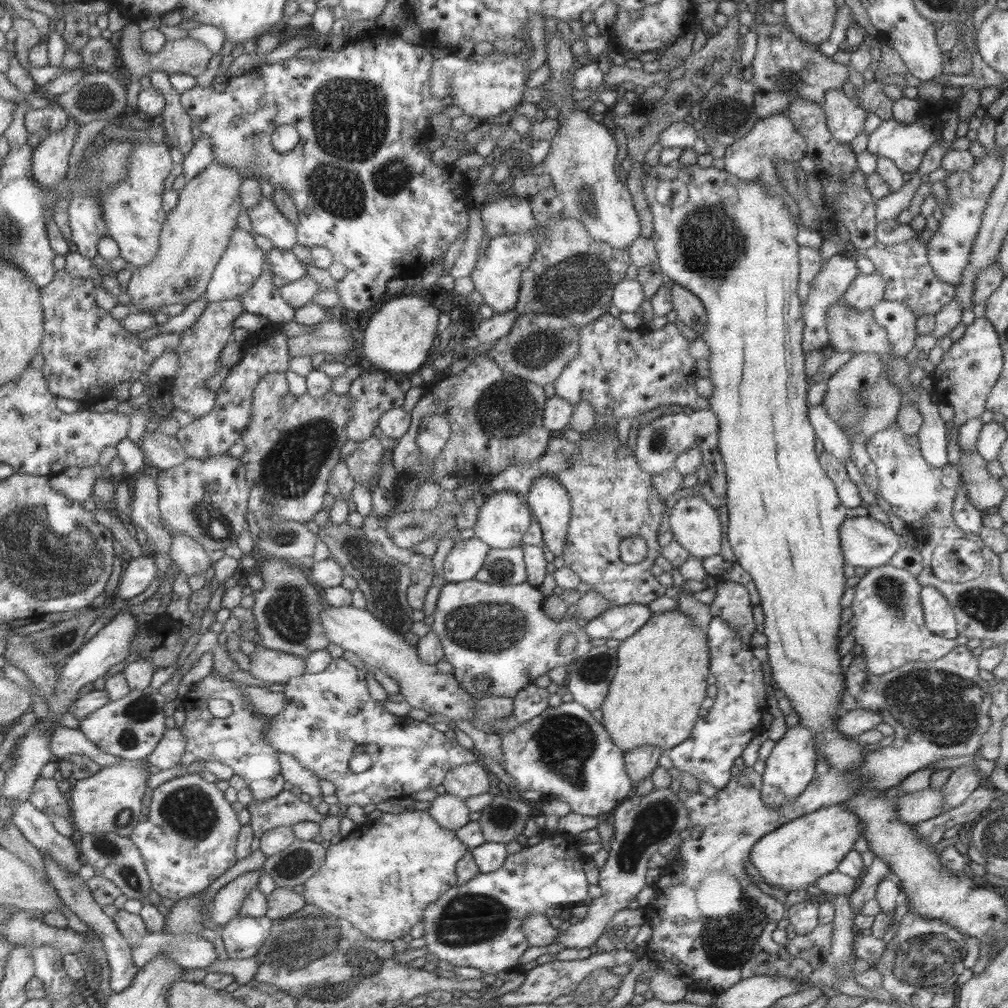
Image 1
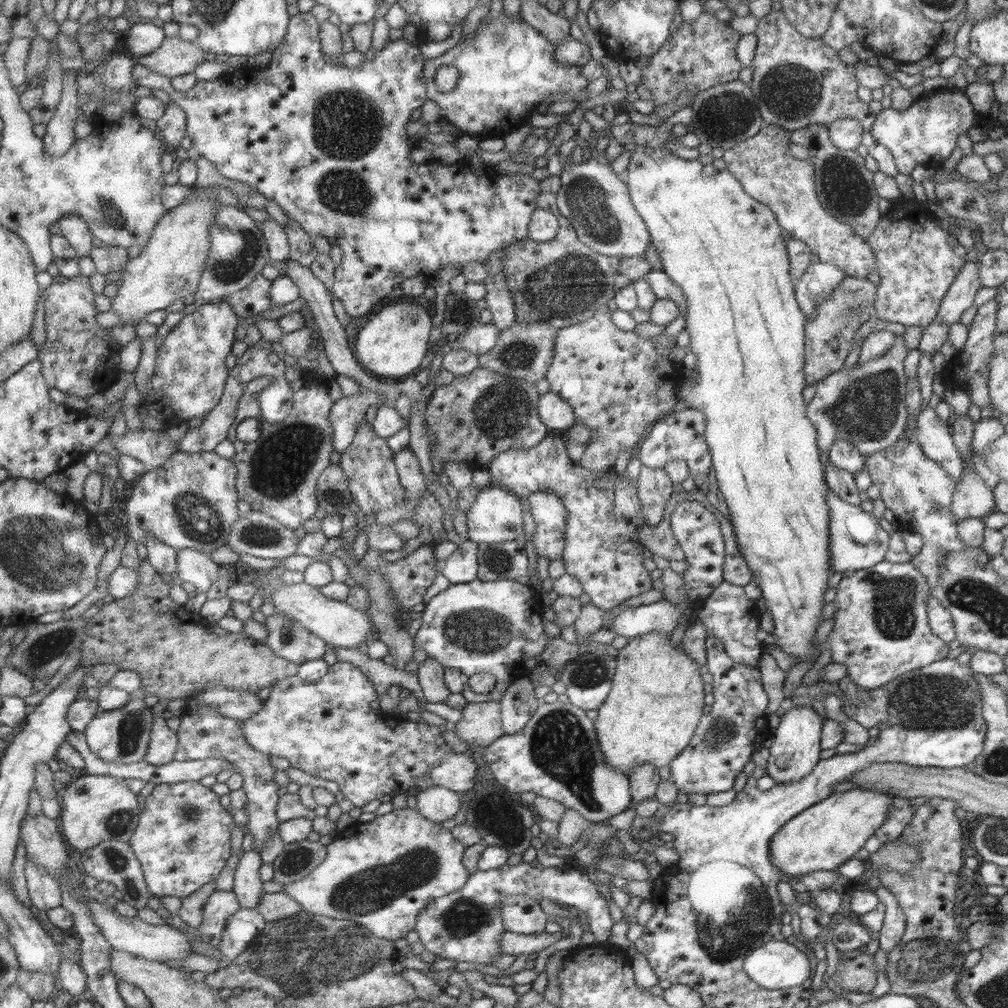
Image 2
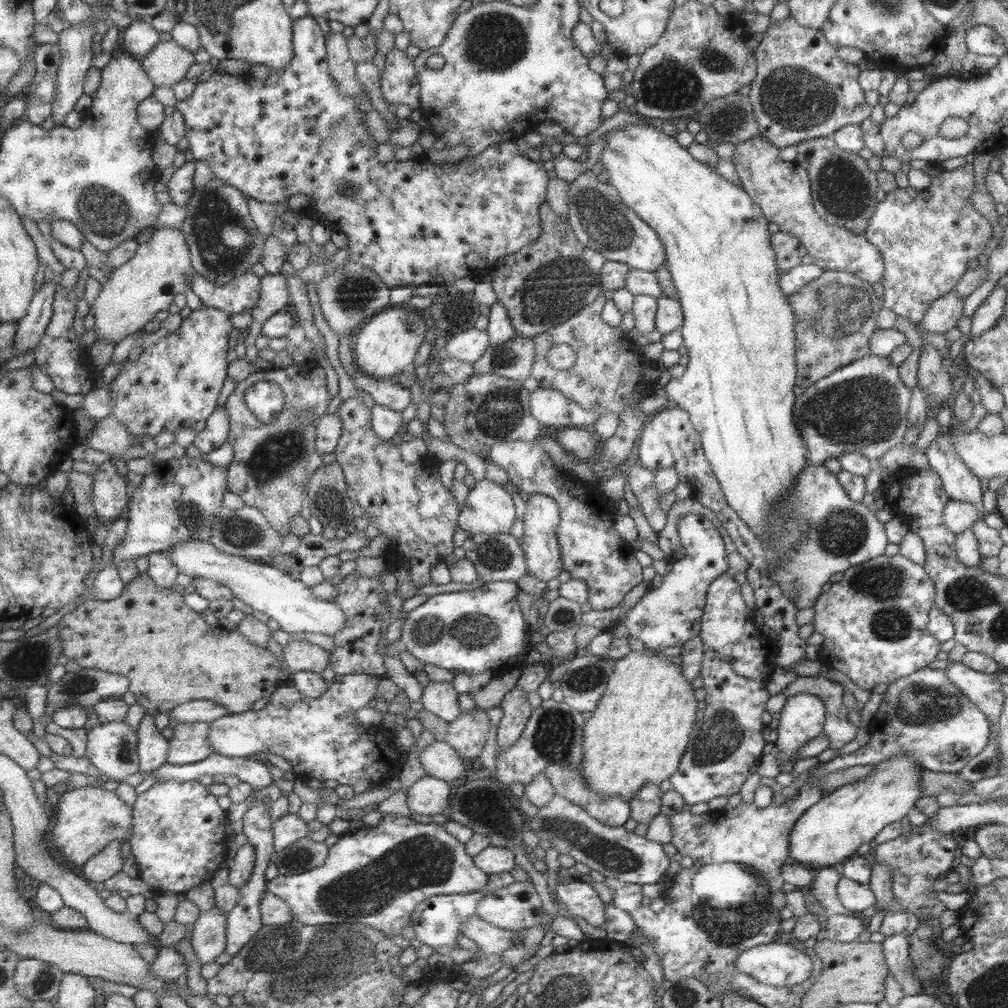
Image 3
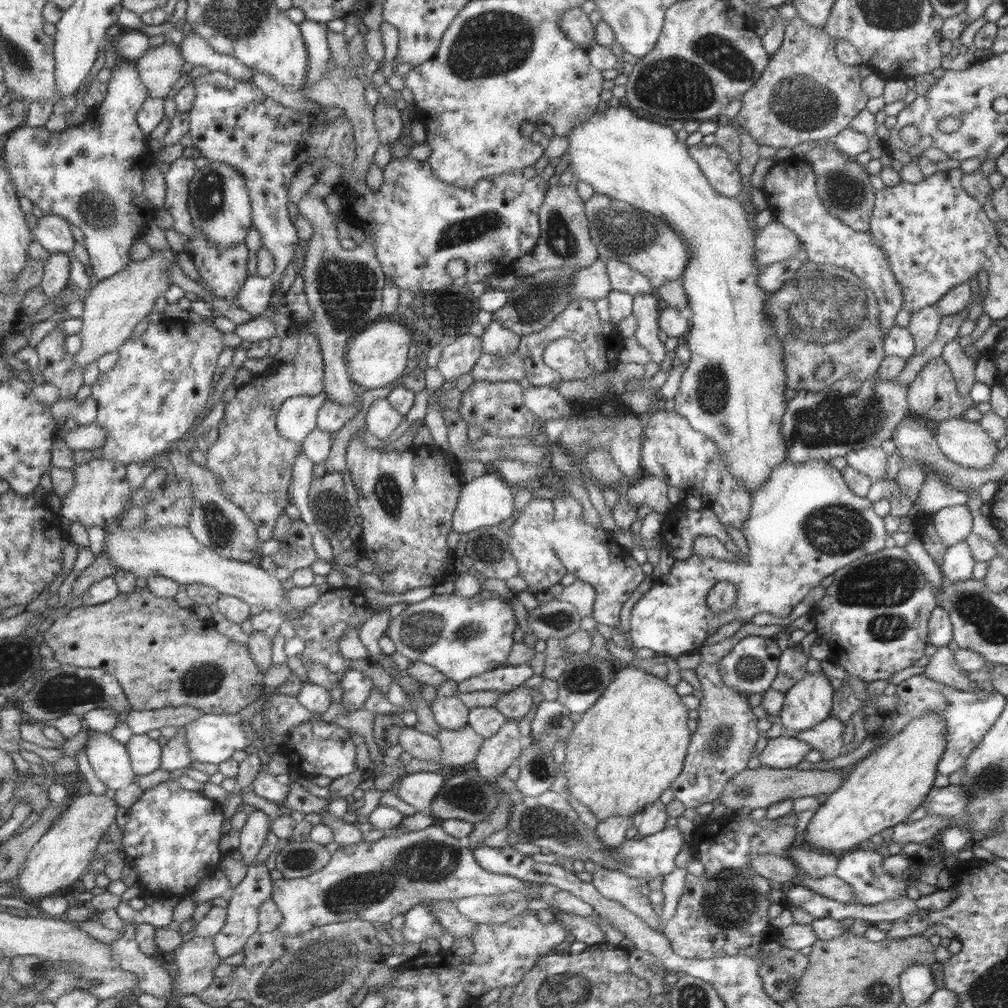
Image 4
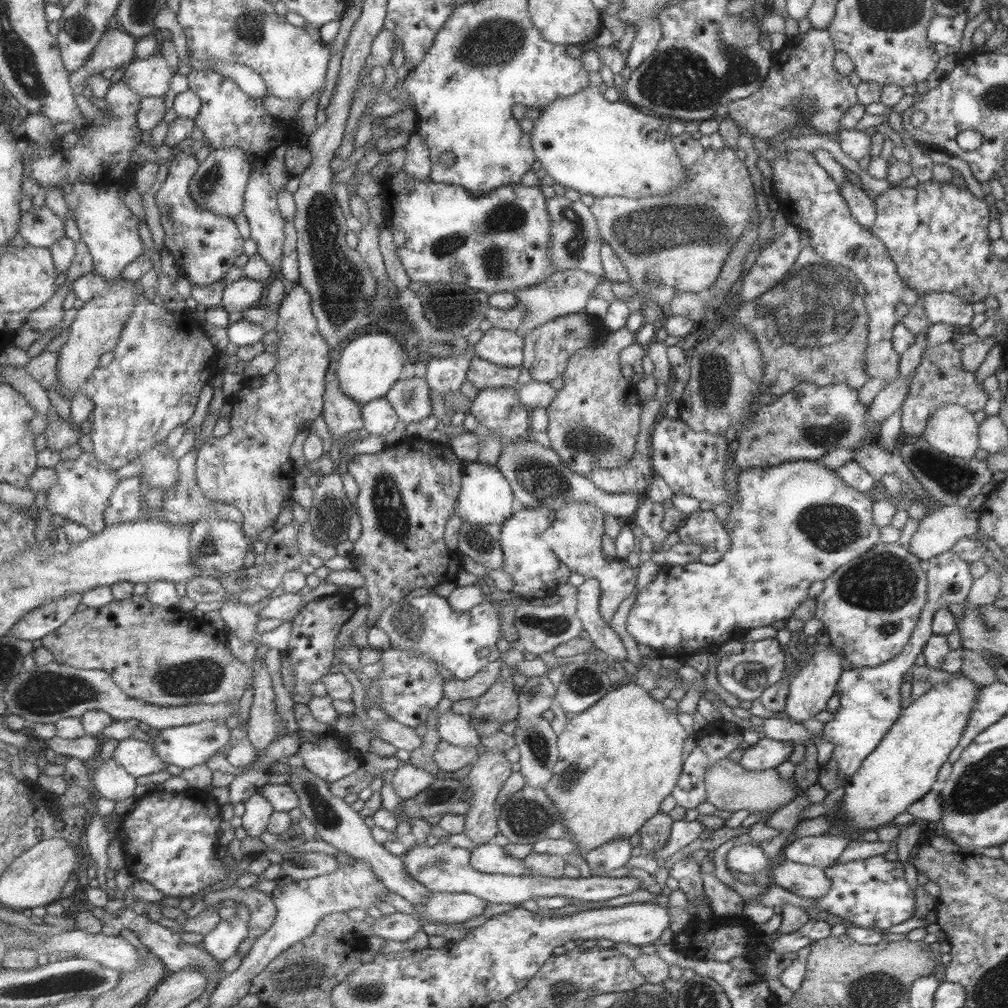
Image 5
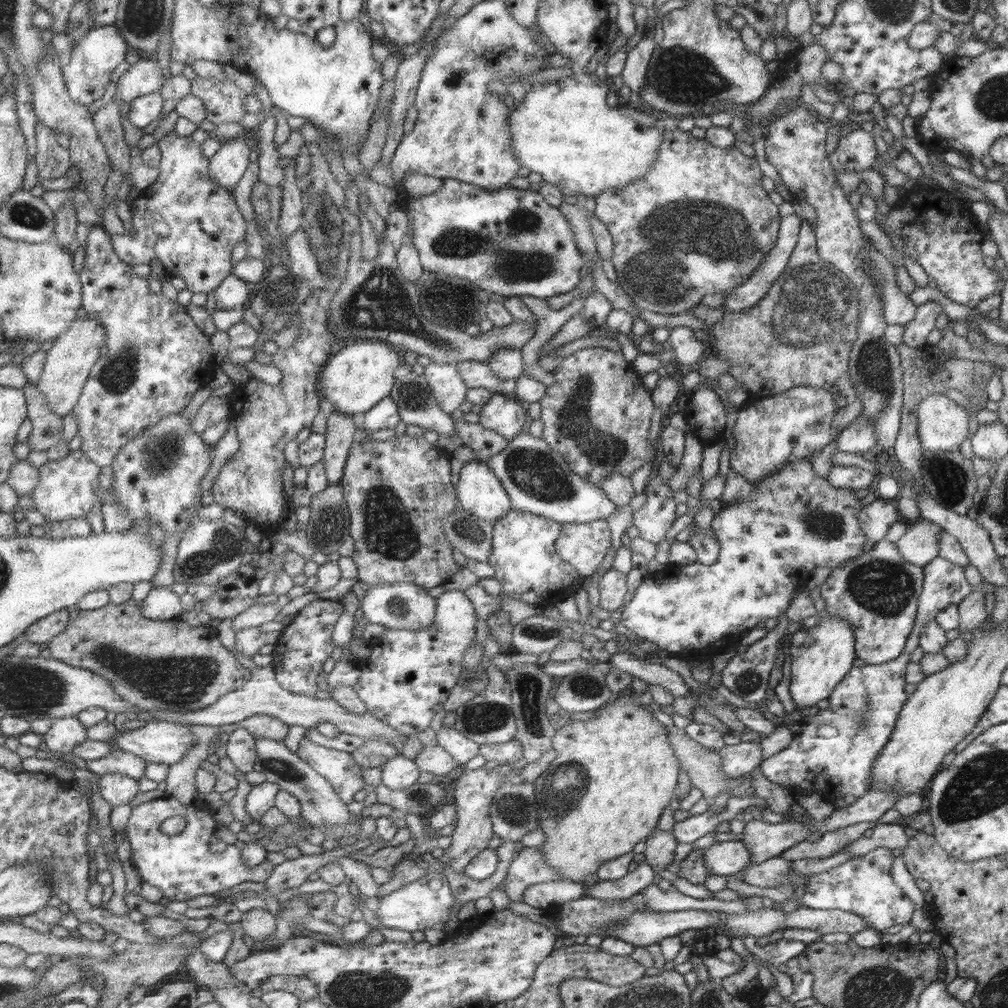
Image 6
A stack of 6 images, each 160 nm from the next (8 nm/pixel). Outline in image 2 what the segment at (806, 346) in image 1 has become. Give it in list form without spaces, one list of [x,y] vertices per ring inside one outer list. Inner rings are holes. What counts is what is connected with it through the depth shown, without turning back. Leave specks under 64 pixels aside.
[[[810,263],[799,280],[795,280],[794,295],[800,311],[810,318],[818,310],[820,302],[823,302],[833,292],[833,289],[845,278],[845,274],[838,266],[831,263]]]

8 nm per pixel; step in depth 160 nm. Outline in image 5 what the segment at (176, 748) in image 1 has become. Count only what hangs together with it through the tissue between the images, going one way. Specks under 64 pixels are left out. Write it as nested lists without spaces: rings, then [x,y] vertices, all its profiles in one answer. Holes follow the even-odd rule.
[[[126,738],[119,741],[113,758],[119,761],[133,776],[149,776],[167,768],[168,762],[158,755],[149,741]]]

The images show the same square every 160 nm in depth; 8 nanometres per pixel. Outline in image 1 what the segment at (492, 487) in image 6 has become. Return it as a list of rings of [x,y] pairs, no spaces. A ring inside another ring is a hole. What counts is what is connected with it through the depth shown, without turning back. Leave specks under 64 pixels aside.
[[[511,491],[485,493],[478,498],[478,515],[472,528],[474,536],[482,540],[489,549],[511,549],[520,546],[521,536],[529,528],[533,513],[523,502],[523,497]]]

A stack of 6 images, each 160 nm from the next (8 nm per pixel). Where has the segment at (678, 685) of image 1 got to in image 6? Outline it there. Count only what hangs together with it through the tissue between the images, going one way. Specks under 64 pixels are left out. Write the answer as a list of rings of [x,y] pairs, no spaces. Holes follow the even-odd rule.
[[[615,695],[609,704],[595,710],[593,718],[585,721],[573,720],[571,724],[566,721],[566,725],[564,722],[556,726],[552,738],[552,749],[555,751],[555,758],[536,778],[534,795],[538,808],[538,821],[545,837],[545,842],[541,845],[540,850],[544,854],[546,864],[558,872],[560,879],[581,883],[582,878],[593,874],[602,862],[628,853],[632,850],[634,844],[644,841],[645,837],[655,829],[655,823],[662,810],[667,808],[668,805],[674,805],[675,792],[677,791],[677,774],[680,771],[678,758],[674,755],[674,750],[668,739],[668,727],[659,723],[649,711],[651,711],[649,708],[646,710],[641,708],[634,696]]]

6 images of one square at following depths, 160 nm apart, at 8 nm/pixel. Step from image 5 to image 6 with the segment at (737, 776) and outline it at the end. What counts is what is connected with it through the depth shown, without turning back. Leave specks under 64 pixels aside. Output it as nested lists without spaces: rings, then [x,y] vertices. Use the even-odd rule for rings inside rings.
[[[669,727],[668,739],[671,743],[674,755],[678,758],[678,765],[681,771],[685,771],[689,778],[690,786],[700,790],[702,798],[707,802],[712,802],[713,798],[722,792],[722,790],[728,790],[728,796],[754,796],[753,787],[751,787],[751,775],[748,779],[742,779],[741,777],[729,778],[724,775],[722,771],[722,758],[717,754],[715,750],[706,749],[699,743],[693,741],[690,737],[685,735],[683,728]]]

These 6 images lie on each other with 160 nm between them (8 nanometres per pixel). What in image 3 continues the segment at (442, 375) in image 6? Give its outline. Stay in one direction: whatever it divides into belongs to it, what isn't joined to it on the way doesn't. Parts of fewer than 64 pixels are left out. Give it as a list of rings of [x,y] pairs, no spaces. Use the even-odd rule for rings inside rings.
[[[474,327],[463,330],[461,334],[455,334],[445,344],[445,350],[447,350],[447,358],[461,359],[463,362],[473,364],[489,345],[488,332]]]

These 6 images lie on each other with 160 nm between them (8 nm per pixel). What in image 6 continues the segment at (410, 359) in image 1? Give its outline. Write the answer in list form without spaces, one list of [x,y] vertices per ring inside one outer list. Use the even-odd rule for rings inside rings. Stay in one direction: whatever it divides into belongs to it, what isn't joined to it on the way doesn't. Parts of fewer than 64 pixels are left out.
[[[359,339],[330,358],[321,374],[322,398],[331,402],[333,409],[351,416],[370,411],[379,400],[390,396],[394,387],[393,372],[397,368],[397,354],[382,340]]]

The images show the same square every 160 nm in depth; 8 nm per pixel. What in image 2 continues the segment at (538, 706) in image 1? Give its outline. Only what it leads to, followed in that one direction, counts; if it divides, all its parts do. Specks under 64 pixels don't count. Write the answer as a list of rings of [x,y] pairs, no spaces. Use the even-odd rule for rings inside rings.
[[[521,677],[512,680],[505,689],[498,701],[504,733],[517,732],[535,713],[540,704],[533,693],[535,686],[528,677]]]

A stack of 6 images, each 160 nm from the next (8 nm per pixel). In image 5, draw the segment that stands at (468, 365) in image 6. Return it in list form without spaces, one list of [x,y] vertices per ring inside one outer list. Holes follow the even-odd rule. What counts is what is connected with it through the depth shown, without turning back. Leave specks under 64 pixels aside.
[[[473,354],[466,372],[466,379],[475,385],[475,388],[516,388],[519,378],[519,367],[504,367],[483,360]]]

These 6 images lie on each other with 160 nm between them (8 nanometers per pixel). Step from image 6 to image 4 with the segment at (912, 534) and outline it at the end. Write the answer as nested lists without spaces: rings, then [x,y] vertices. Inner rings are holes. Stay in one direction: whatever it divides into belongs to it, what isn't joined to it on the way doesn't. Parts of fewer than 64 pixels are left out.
[[[965,505],[946,507],[931,515],[931,522],[946,546],[961,542],[972,530],[972,516]]]

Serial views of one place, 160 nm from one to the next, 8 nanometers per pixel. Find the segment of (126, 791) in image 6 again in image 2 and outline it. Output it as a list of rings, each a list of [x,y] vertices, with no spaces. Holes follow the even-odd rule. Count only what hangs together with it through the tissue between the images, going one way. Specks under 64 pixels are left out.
[[[135,698],[119,710],[99,711],[84,733],[93,752],[103,760],[112,763],[141,762],[146,759],[155,723],[155,713],[147,706],[145,698]]]

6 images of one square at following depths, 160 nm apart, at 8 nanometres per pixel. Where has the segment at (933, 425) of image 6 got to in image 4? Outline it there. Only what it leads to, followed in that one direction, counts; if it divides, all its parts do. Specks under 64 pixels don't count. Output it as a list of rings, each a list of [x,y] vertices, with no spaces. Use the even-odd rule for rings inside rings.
[[[963,416],[939,422],[933,435],[940,452],[954,464],[966,468],[989,467],[998,454],[996,441],[991,440],[978,422],[968,422]]]

